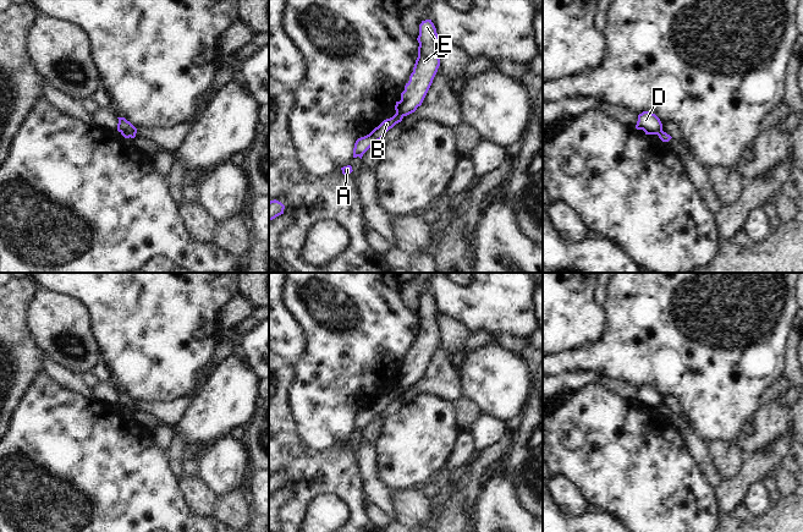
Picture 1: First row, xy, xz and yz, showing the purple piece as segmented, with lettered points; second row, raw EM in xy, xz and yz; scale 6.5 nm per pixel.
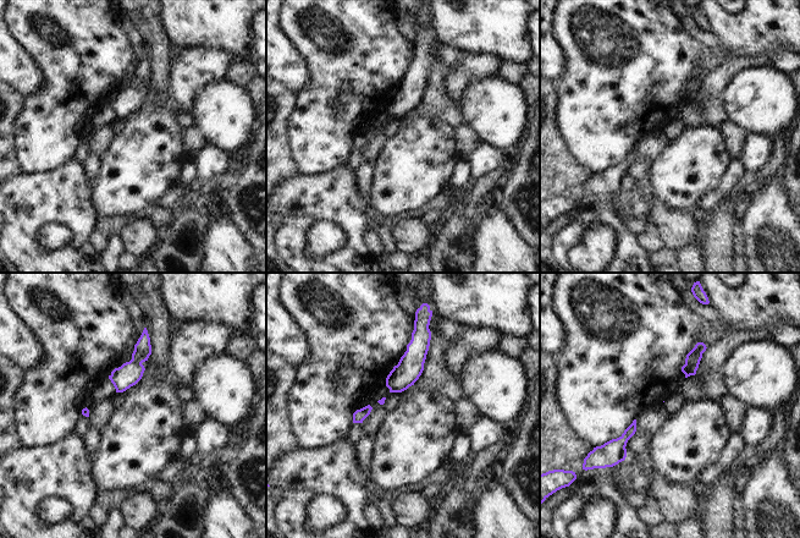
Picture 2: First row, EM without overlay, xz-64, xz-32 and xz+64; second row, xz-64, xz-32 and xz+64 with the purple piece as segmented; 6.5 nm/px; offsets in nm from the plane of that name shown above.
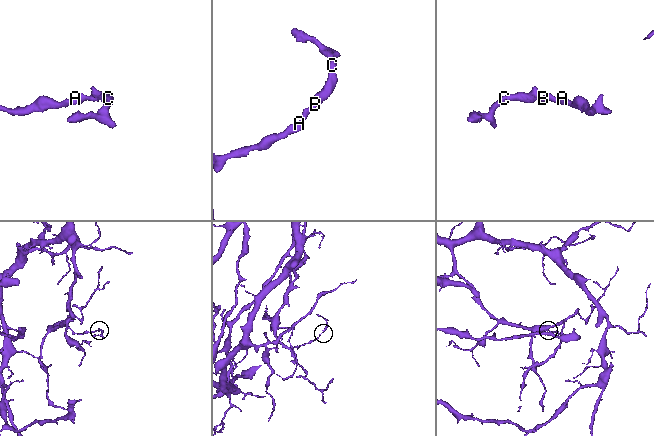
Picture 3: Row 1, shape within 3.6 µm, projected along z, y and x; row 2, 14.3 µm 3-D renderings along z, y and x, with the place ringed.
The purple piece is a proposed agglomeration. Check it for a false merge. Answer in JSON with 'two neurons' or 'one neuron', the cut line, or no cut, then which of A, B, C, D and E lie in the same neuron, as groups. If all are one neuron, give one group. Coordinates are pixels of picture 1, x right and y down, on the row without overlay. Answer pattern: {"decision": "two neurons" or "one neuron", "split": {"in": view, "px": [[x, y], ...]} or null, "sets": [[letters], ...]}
{"decision": "two neurons", "split": {"in": "xz", "px": [[396, 387], [402, 390]]}, "sets": [["A", "B"], ["C", "D", "E"]]}

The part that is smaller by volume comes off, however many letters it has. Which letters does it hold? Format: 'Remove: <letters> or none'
Remove: C, D, E

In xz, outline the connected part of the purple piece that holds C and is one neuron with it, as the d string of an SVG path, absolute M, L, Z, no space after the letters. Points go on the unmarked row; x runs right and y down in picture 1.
M431 294L422 295L417 314L419 317L418 331L413 346L401 367L401 374L395 379L396 388L402 390L414 386L422 379L440 340L436 324L439 309Z

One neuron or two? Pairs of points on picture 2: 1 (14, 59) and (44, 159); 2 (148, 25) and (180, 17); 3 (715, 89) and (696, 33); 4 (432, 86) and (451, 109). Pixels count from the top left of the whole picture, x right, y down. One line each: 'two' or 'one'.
1: two
2: two
3: one
4: one

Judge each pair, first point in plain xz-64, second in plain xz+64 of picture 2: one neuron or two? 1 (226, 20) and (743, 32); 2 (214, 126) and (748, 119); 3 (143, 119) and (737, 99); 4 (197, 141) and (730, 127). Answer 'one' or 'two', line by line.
1: one
2: one
3: two
4: one

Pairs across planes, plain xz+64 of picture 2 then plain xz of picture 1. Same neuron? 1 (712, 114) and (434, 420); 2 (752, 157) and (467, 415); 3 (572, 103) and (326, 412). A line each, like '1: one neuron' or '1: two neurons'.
1: two neurons
2: two neurons
3: one neuron

